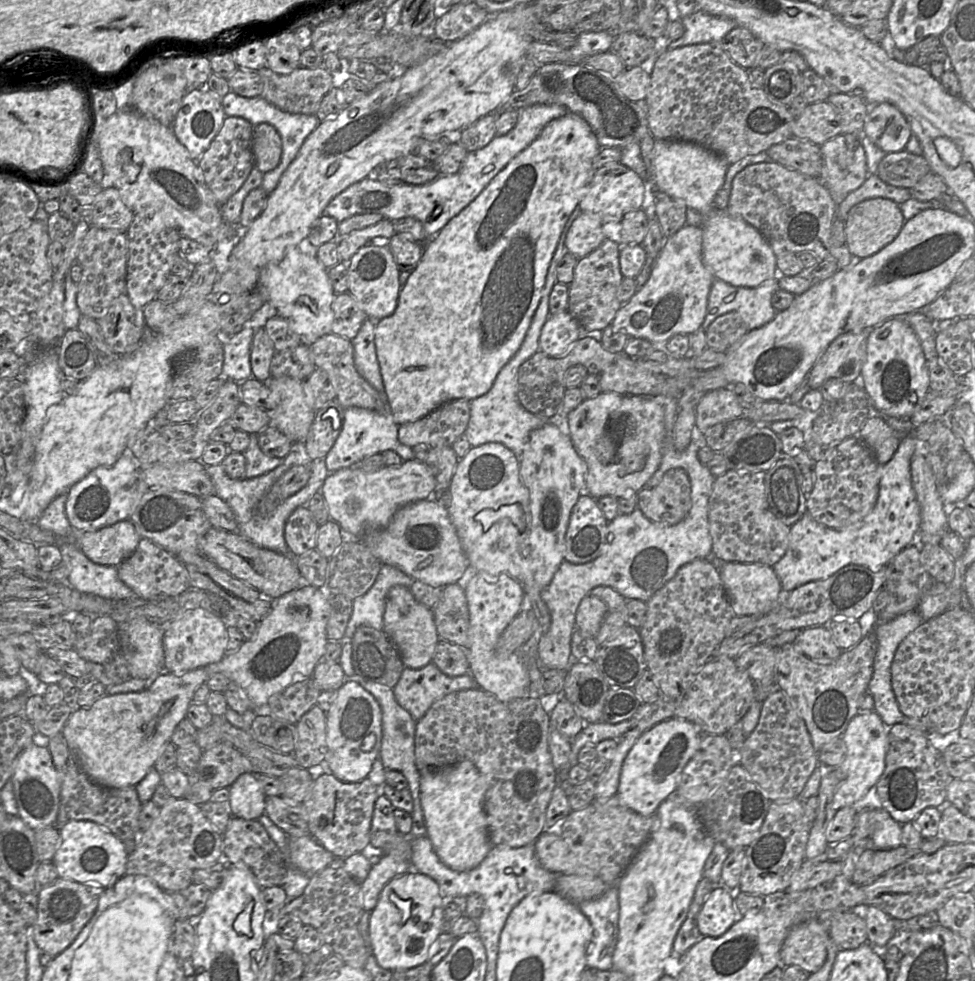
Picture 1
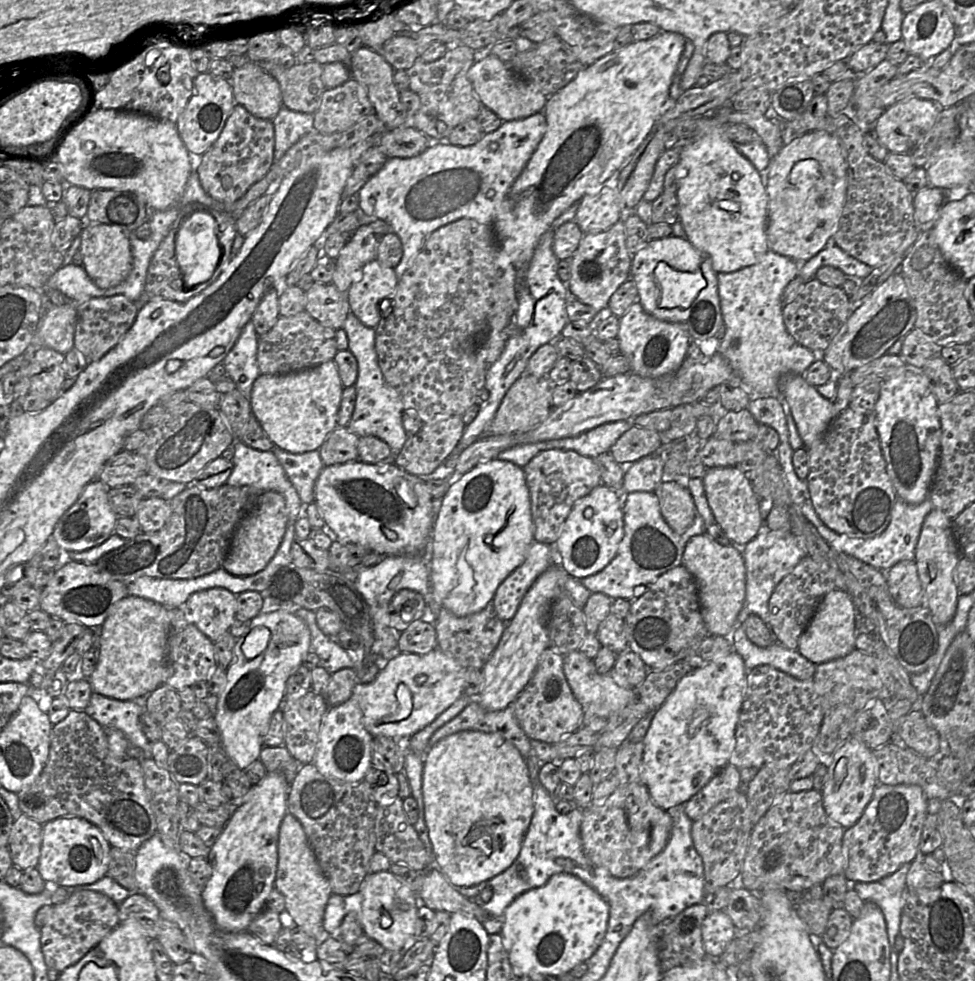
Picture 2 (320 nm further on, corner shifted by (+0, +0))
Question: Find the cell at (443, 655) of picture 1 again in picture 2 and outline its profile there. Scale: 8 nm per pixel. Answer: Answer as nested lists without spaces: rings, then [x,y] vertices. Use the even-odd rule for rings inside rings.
[[[430,618],[412,623],[401,632],[398,649],[400,652],[426,654],[438,648],[437,634]]]

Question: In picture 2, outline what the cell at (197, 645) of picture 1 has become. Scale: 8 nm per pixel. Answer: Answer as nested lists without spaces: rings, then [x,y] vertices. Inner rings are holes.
[[[221,587],[201,590],[190,595],[182,610],[188,622],[215,642],[236,618],[236,595]]]

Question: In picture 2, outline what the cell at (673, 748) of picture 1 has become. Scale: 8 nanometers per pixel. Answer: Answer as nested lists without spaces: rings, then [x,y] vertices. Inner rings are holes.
[[[733,650],[684,676],[672,694],[656,710],[643,739],[644,753],[640,765],[640,777],[653,802],[662,810],[684,805],[715,774],[729,764],[729,758],[736,744],[735,733],[747,688],[747,673],[743,658]]]

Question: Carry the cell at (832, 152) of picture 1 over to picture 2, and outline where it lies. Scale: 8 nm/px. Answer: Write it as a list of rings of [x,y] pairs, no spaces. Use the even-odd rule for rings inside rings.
[[[821,130],[796,137],[770,159],[764,173],[768,195],[768,247],[794,261],[807,261],[834,235],[845,204],[847,161],[840,139]]]

